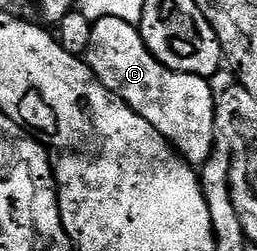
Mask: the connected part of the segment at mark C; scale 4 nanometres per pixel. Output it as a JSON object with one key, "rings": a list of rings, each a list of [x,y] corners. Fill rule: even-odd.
{"rings":[[[105,18],[92,24],[85,60],[108,93],[116,93],[134,113],[145,118],[188,165],[192,167],[206,165],[213,155],[214,115],[217,104],[216,94],[214,92],[211,94],[212,82],[208,78],[198,77],[192,73],[174,73],[173,70],[165,68],[148,52],[138,28],[121,19]]]}

